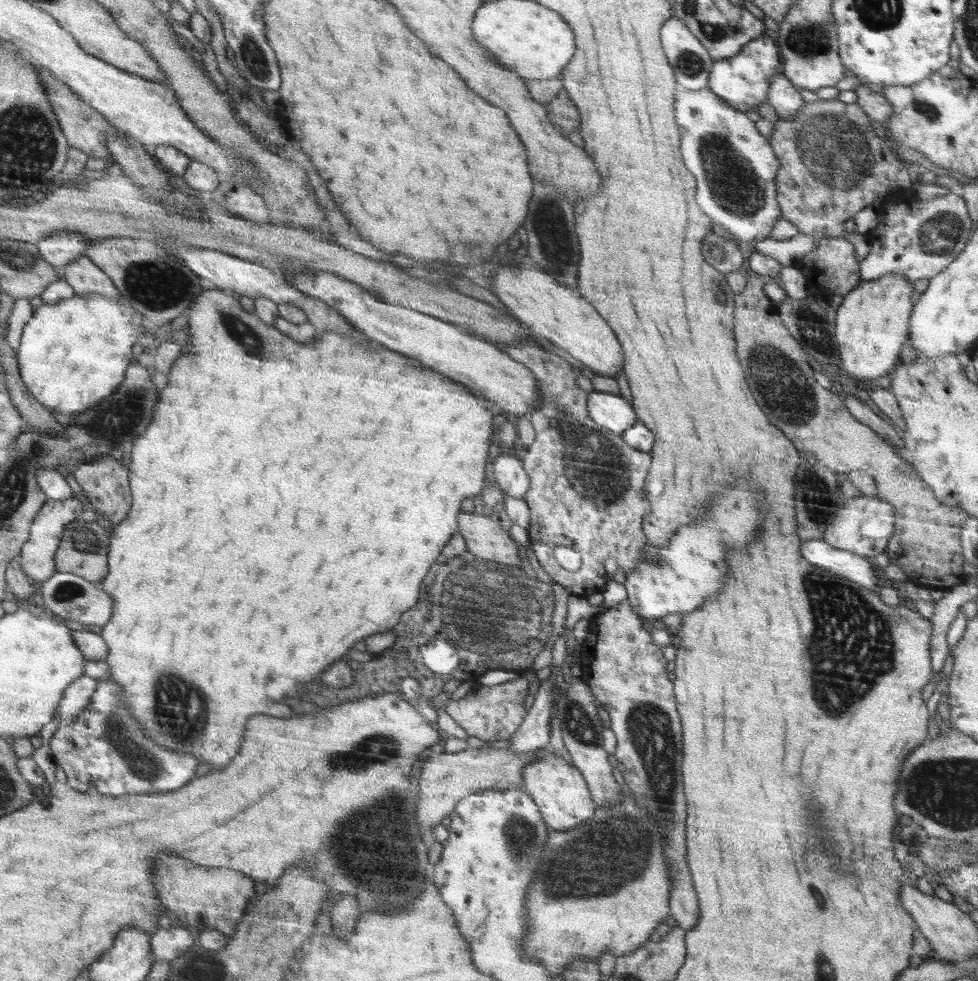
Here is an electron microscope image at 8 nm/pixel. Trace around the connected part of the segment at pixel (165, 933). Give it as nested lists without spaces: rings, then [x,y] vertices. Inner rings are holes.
[[[183,924],[172,926],[169,930],[159,928],[153,935],[152,948],[156,953],[156,960],[174,961],[198,942],[200,942],[199,933]]]

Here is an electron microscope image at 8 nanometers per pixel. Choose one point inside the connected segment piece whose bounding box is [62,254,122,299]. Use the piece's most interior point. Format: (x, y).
(87, 277)

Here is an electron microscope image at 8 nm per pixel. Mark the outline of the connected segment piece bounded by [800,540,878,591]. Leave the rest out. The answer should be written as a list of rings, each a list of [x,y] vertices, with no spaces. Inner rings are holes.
[[[823,540],[801,542],[801,556],[815,566],[825,568],[861,584],[863,588],[878,591],[878,576],[872,569],[874,563],[844,550],[837,550]]]

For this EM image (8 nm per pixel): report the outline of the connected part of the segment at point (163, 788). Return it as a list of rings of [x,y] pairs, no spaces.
[[[102,681],[92,704],[78,716],[78,720],[70,726],[61,725],[52,738],[53,758],[55,763],[67,773],[68,783],[82,792],[90,792],[92,788],[96,788],[98,792],[114,797],[168,793],[188,786],[196,776],[200,760],[192,758],[190,754],[182,756],[178,752],[172,752],[152,742],[144,734],[144,728],[140,728],[140,722],[136,722],[136,714],[132,714],[122,702],[122,695],[124,695],[124,688],[118,682]]]

